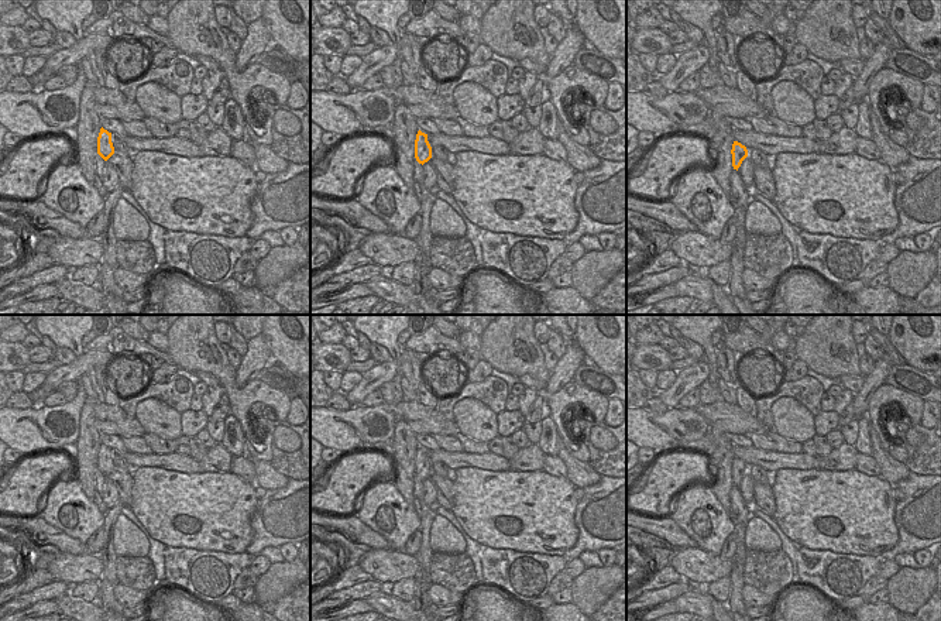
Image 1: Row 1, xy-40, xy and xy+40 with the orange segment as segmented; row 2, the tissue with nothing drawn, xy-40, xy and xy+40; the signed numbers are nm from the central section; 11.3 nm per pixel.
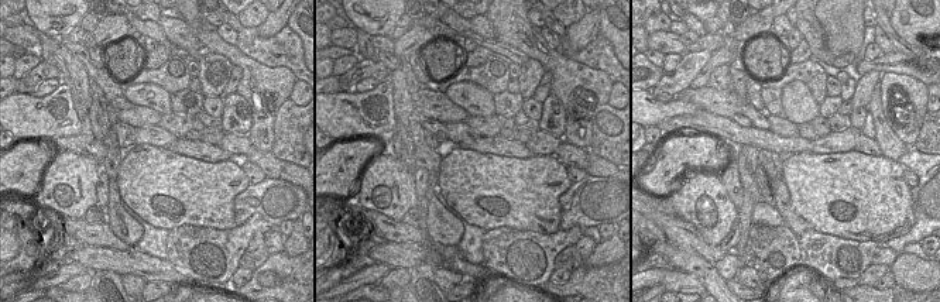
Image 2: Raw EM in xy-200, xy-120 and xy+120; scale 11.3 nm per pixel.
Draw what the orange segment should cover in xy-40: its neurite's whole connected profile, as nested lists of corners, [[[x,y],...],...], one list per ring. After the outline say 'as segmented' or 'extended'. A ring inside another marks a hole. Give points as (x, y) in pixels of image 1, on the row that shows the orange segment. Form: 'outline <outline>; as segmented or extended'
outline [[[100,128],[99,137],[97,137],[97,154],[107,161],[114,154],[114,147],[111,143],[111,133]]]; as segmented

